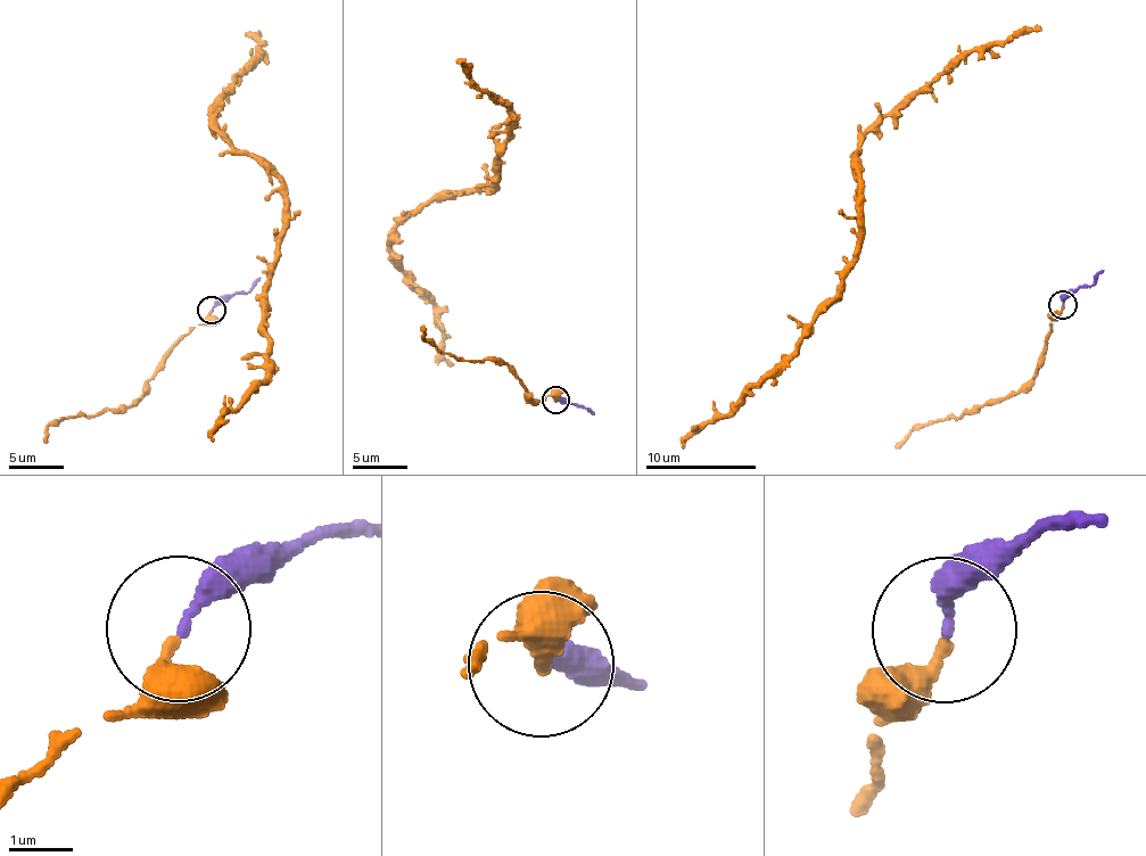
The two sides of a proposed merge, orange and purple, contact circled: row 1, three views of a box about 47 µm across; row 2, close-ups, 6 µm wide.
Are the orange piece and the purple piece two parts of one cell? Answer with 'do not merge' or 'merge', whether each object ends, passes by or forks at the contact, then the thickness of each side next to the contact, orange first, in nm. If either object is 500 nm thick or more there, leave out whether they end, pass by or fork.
merge; orange ends there; purple ends there; 240 nm thick on the orange side, 240 nm on the other

